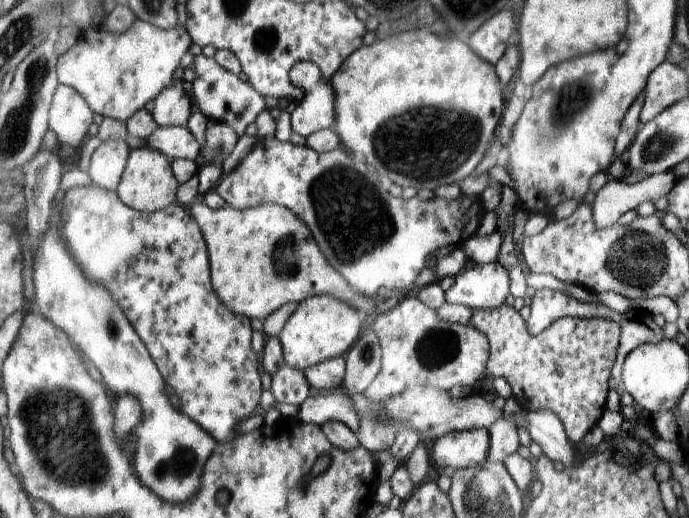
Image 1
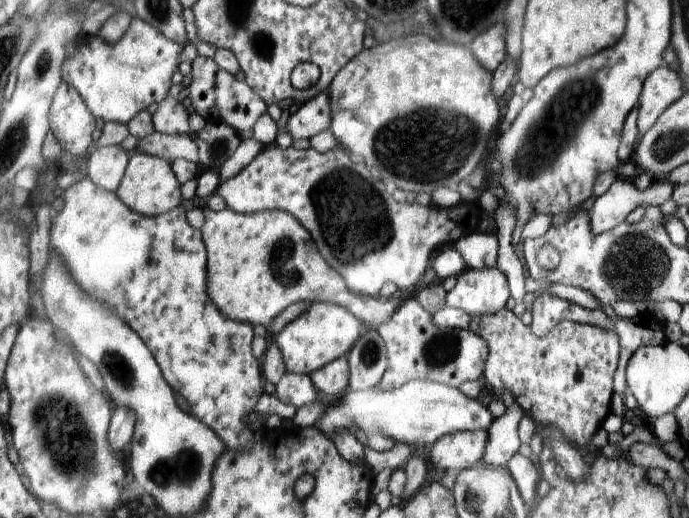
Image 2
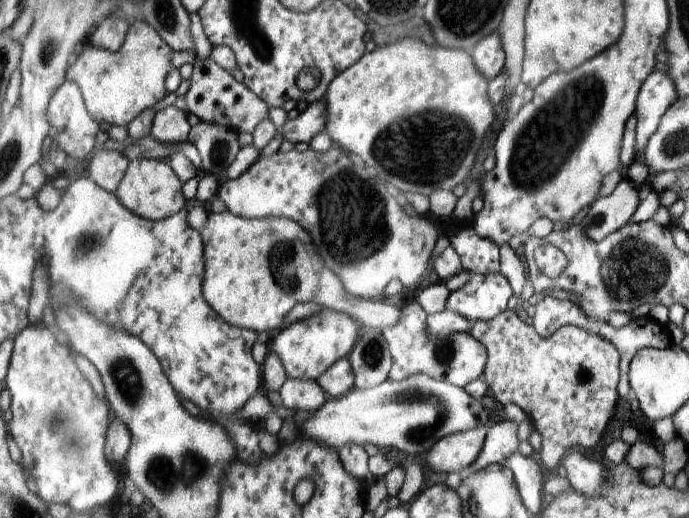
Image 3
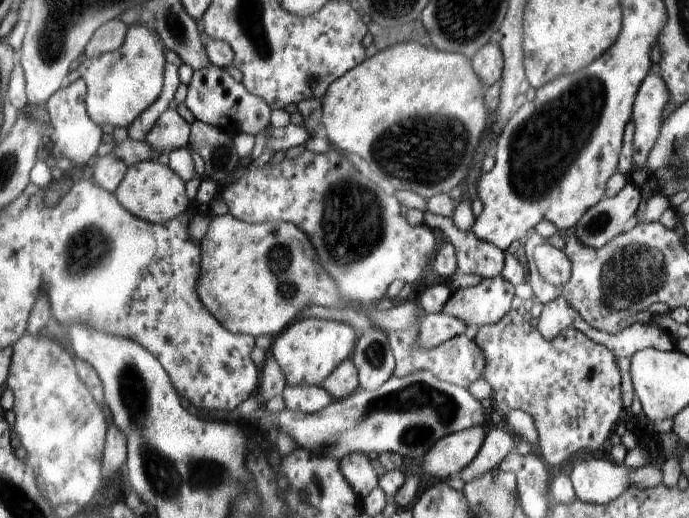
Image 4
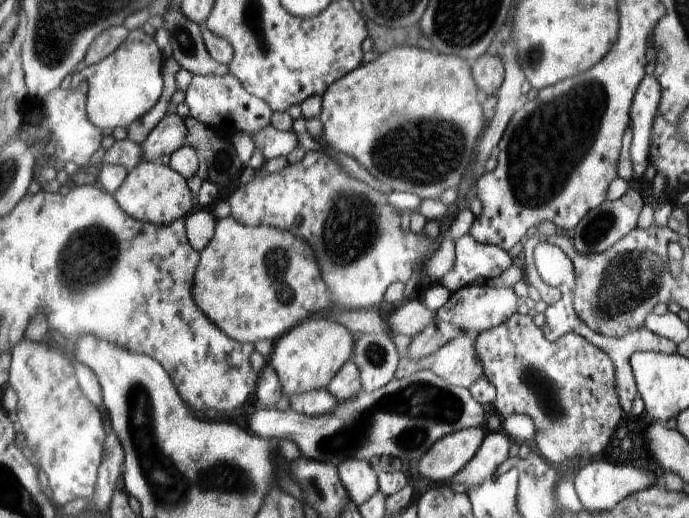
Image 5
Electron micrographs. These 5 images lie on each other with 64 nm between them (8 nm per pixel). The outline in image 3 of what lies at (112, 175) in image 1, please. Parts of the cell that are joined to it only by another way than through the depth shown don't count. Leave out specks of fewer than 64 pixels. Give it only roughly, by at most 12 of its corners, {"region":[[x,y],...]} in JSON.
{"region":[[98,149],[85,164],[89,178],[116,192],[129,160]]}

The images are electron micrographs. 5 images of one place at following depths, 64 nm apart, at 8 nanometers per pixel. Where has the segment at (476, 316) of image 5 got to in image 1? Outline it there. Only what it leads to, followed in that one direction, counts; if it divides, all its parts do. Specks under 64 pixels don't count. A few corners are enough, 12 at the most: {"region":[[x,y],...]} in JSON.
{"region":[[498,261],[469,264],[445,299],[473,311],[497,309],[508,296]]}

